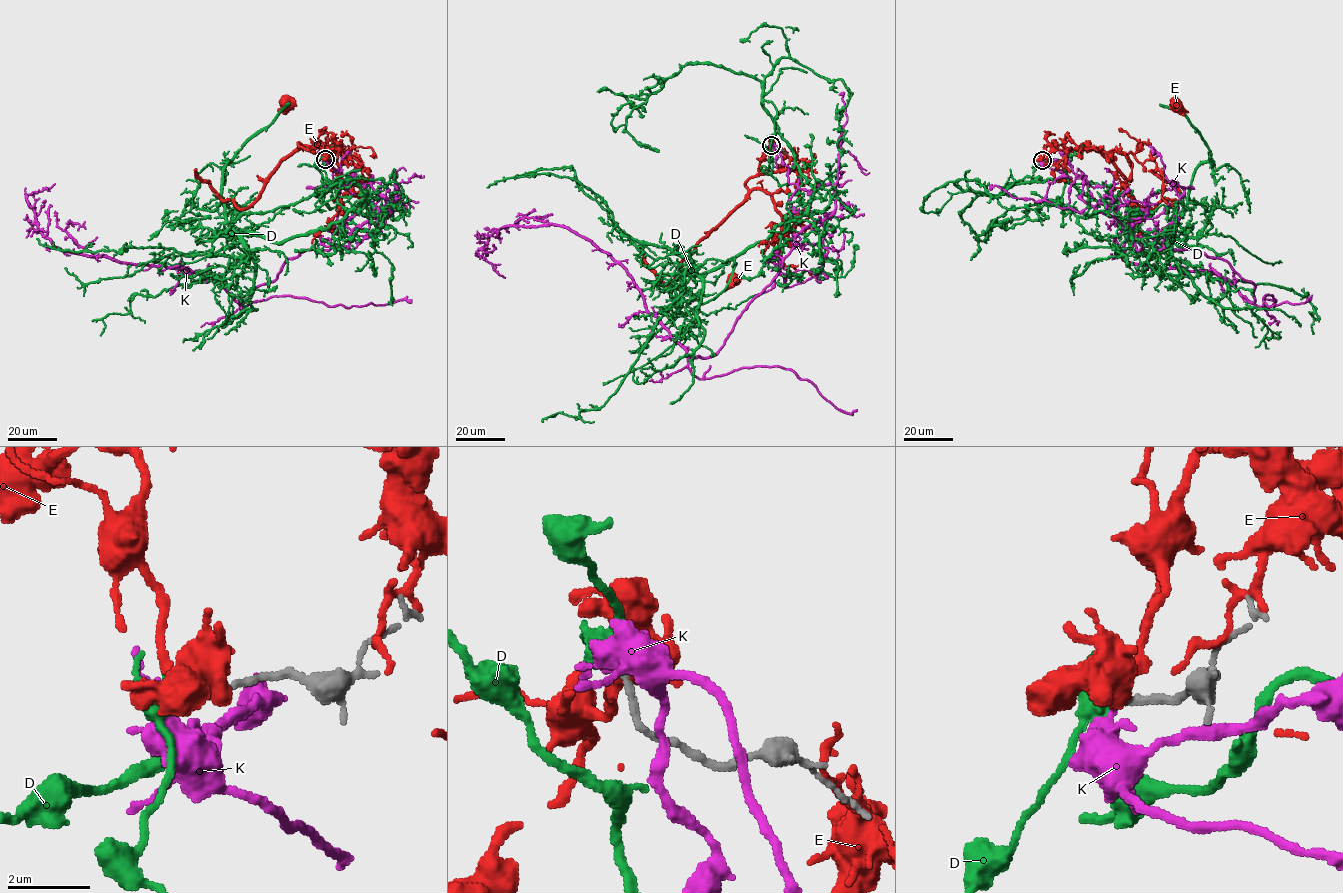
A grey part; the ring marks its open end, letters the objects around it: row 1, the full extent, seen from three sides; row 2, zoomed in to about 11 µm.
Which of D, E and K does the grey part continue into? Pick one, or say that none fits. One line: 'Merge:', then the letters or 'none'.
Merge: D

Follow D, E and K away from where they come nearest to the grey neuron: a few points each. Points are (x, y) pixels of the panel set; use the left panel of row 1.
D: (325, 159), (326, 179), (367, 194), (345, 216), (280, 242), (245, 234), (226, 273), (136, 294), (100, 335)
E: (325, 159), (322, 145), (304, 149), (298, 144), (335, 151), (329, 153), (296, 106), (287, 101)
K: (325, 159), (390, 212), (349, 250), (288, 258), (242, 303), (209, 271), (59, 250), (26, 196), (55, 183)

